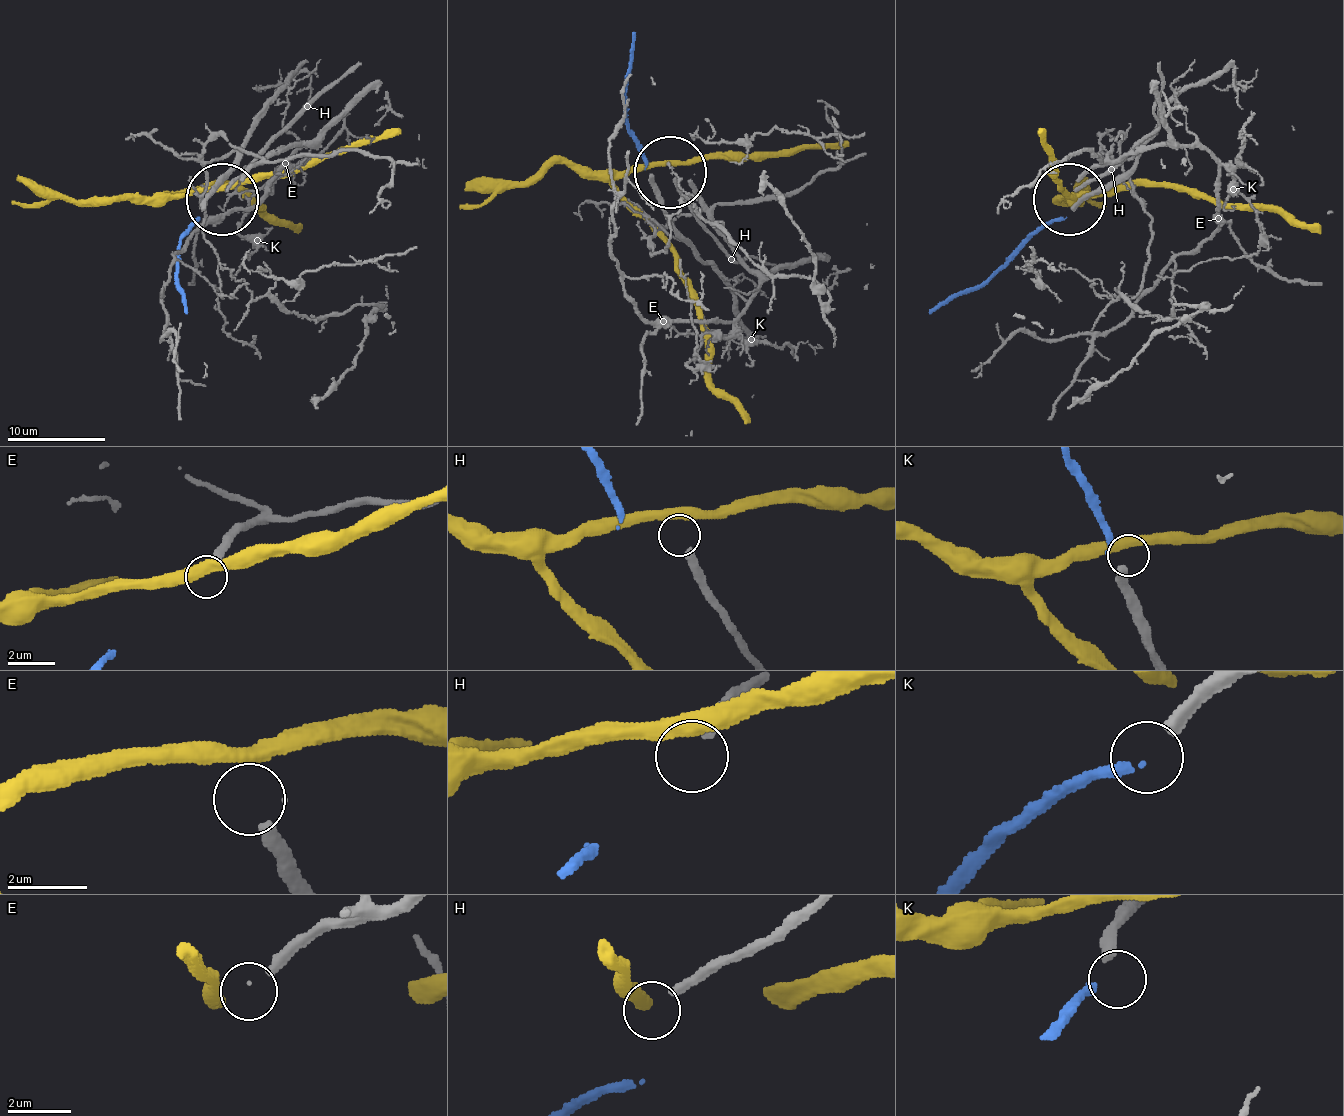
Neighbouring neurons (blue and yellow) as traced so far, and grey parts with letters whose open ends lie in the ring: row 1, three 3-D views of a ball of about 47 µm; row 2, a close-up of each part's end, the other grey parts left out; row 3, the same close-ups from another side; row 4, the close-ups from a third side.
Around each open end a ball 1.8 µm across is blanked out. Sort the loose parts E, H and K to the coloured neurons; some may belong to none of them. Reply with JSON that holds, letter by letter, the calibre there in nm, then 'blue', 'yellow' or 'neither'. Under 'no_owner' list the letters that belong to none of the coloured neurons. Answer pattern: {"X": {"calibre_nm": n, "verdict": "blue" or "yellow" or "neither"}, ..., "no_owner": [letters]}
{"E": {"calibre_nm": 110, "verdict": "neither"}, "H": {"calibre_nm": 320, "verdict": "neither"}, "K": {"calibre_nm": 380, "verdict": "neither"}, "no_owner": ["E", "H", "K"]}

